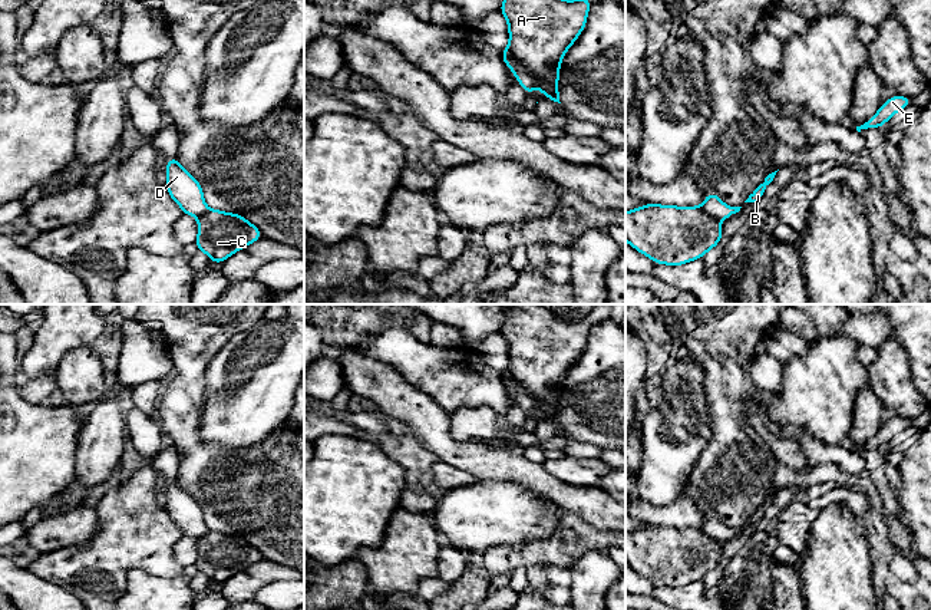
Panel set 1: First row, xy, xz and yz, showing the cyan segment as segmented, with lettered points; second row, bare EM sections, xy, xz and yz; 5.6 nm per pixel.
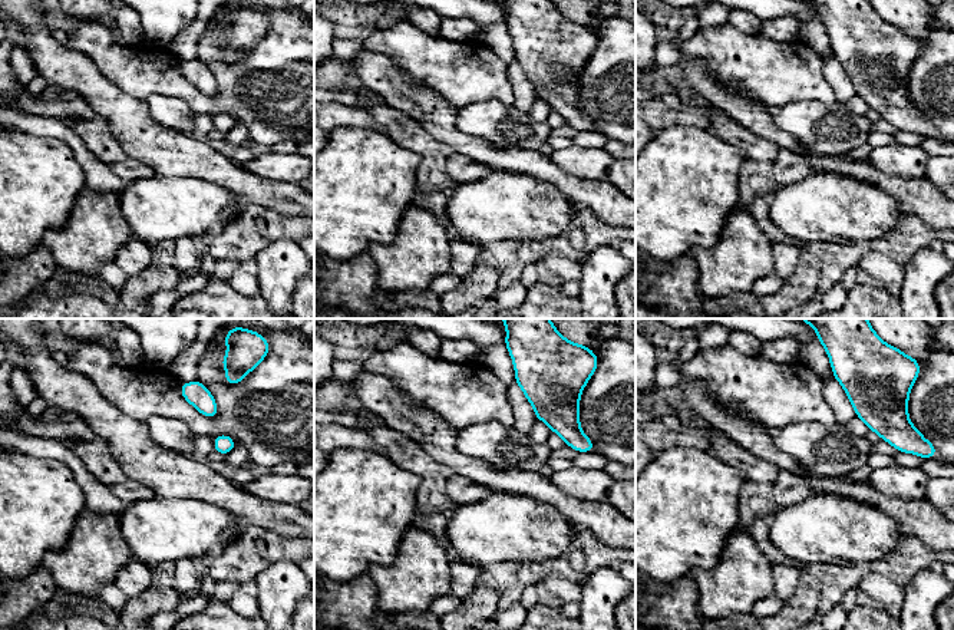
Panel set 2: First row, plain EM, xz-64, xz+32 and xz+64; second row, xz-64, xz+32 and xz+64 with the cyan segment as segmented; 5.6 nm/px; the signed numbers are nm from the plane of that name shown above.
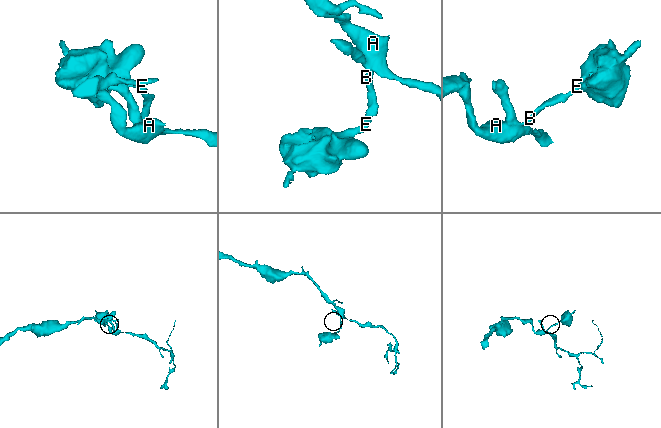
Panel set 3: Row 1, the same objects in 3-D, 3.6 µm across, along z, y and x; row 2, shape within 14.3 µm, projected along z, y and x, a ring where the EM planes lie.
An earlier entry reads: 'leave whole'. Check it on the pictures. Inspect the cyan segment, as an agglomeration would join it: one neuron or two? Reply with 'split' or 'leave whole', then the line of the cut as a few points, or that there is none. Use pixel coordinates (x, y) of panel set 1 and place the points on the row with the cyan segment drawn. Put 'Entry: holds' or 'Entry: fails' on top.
Entry: fails
split; cut xz (507, 48), (531, 75), (537, 86)

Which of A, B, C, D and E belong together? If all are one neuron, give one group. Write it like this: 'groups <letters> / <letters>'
groups A C / B D E

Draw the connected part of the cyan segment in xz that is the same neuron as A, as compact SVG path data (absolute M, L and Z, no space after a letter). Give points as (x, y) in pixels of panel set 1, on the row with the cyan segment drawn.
M504 0L499 11L508 22L509 53L524 65L545 98L559 102L557 85L559 66L567 50L587 24L591 0Z

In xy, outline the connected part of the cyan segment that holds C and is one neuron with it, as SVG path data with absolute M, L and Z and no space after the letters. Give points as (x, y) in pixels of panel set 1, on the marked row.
M207 210L197 220L195 245L217 264L263 237L261 231L240 214Z

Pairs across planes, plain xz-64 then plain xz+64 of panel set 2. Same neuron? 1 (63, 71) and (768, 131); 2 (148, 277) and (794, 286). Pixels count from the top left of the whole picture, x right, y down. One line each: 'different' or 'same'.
1: same
2: same

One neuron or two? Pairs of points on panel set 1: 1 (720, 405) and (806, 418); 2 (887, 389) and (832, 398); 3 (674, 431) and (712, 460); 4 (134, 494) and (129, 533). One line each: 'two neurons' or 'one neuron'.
1: two neurons
2: two neurons
3: two neurons
4: one neuron

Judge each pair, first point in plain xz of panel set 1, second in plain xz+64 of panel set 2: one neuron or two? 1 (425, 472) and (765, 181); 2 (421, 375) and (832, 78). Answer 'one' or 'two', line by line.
1: one
2: two

